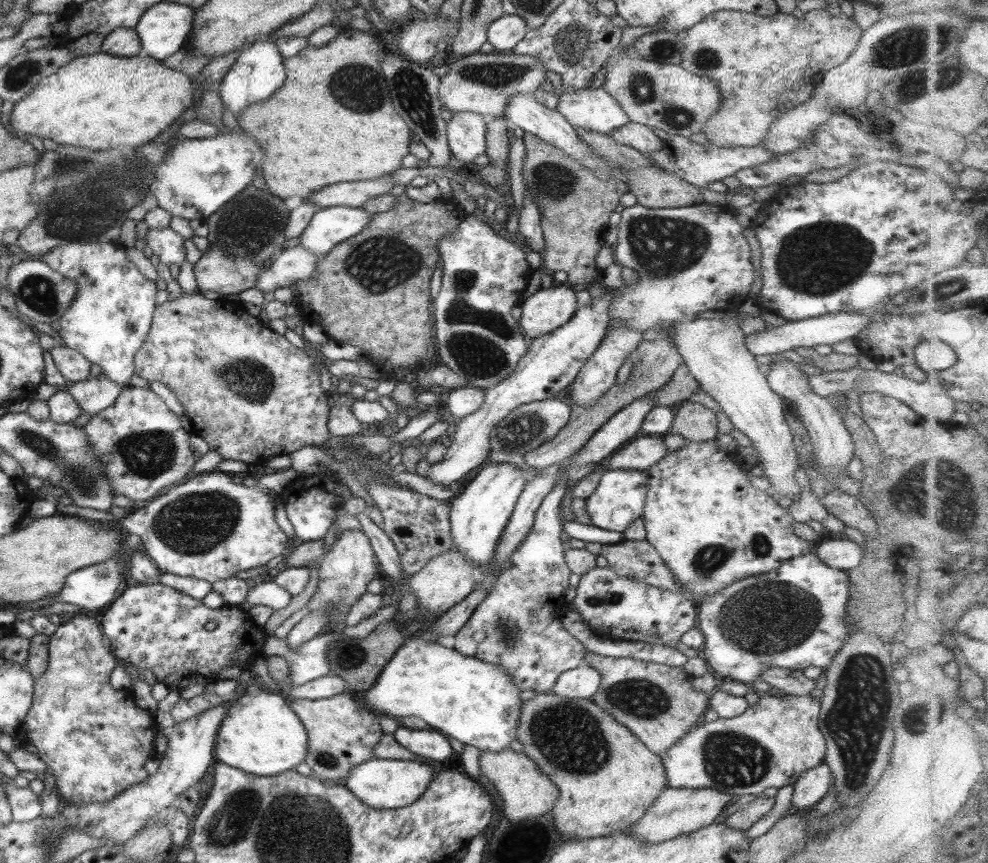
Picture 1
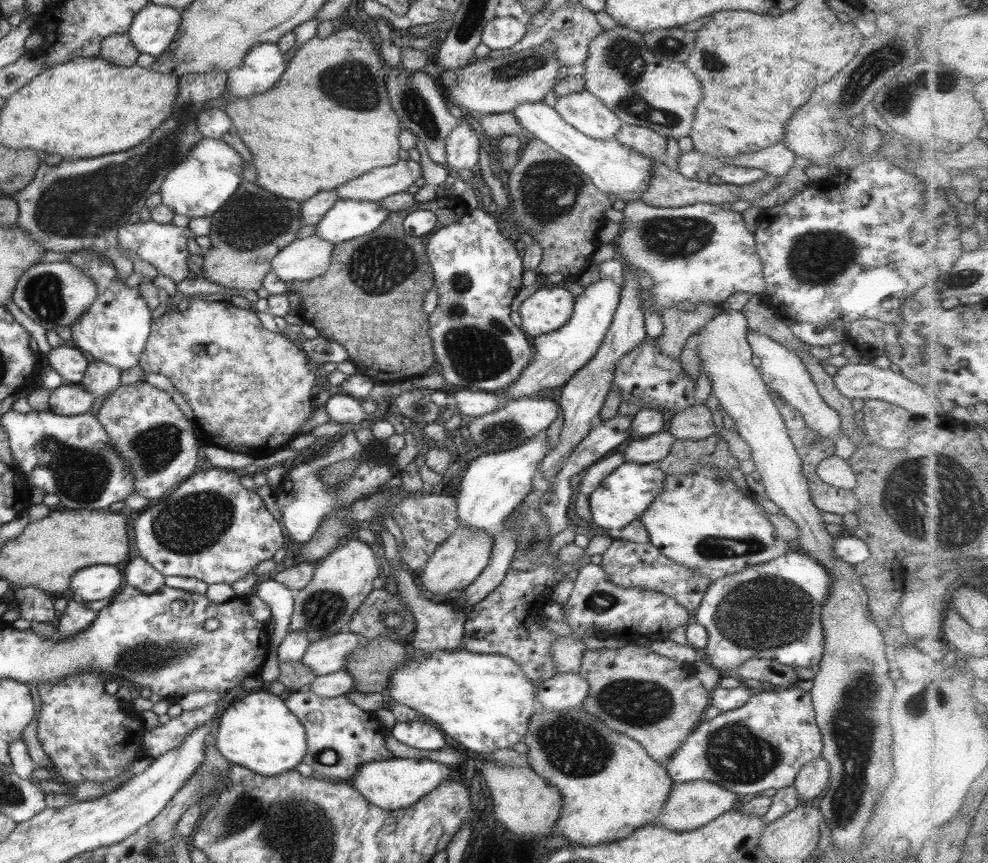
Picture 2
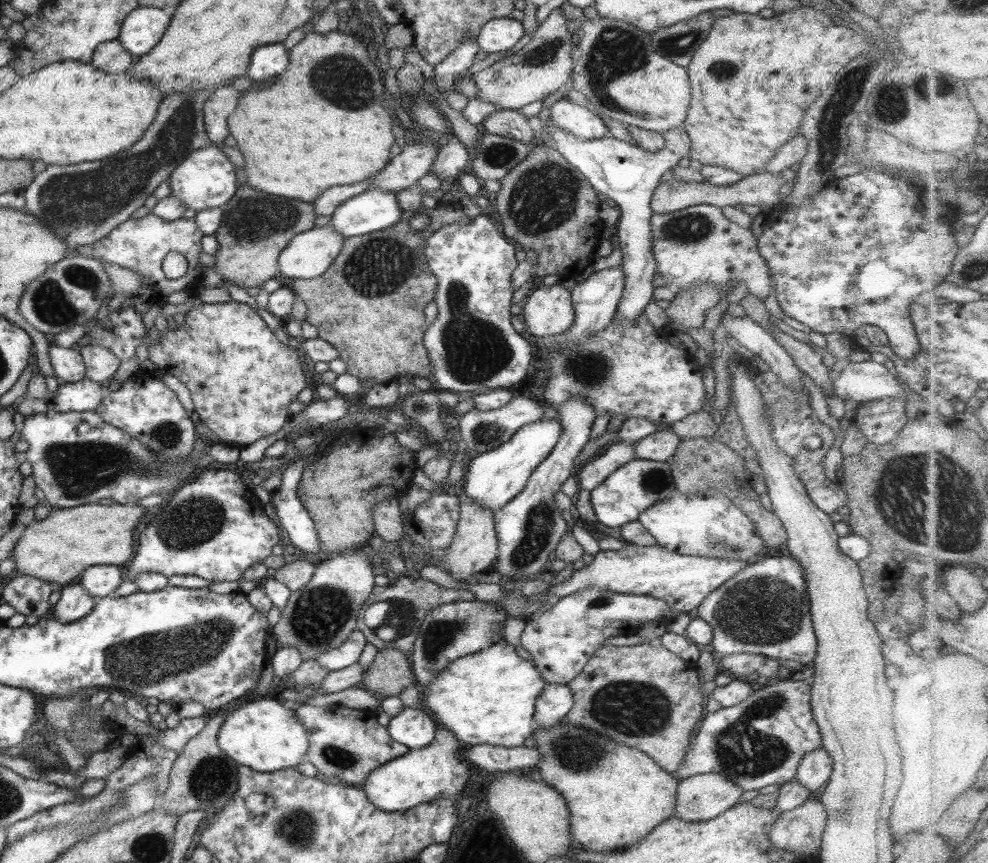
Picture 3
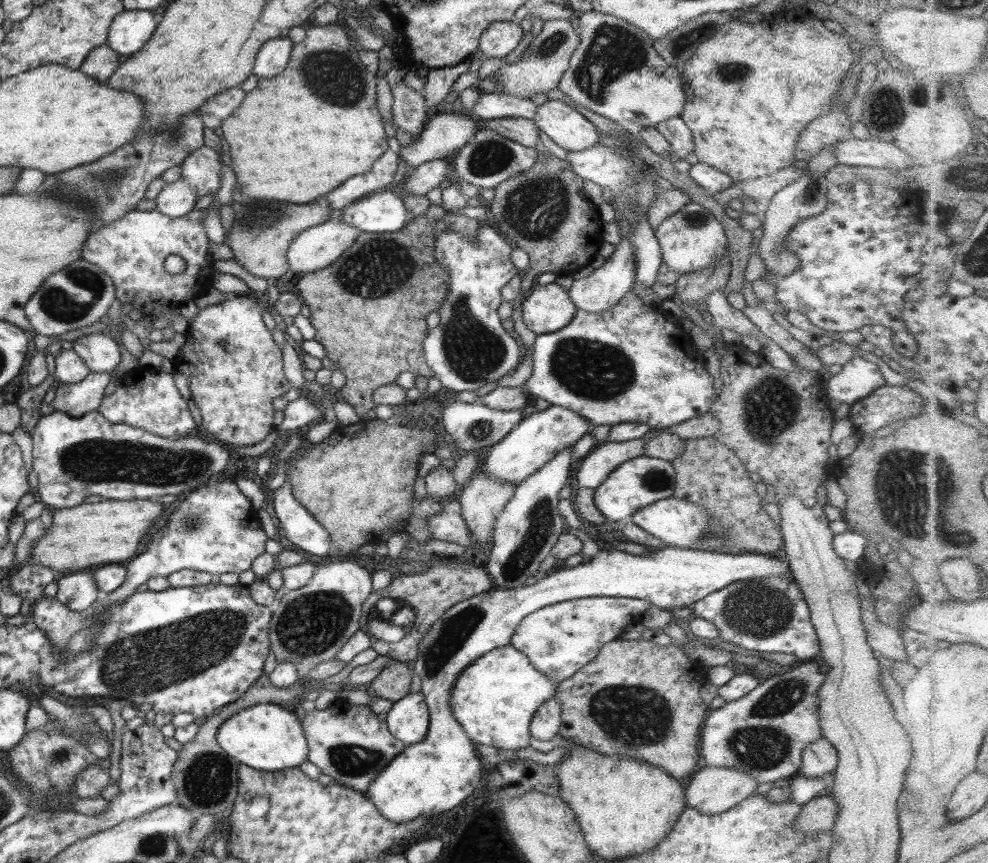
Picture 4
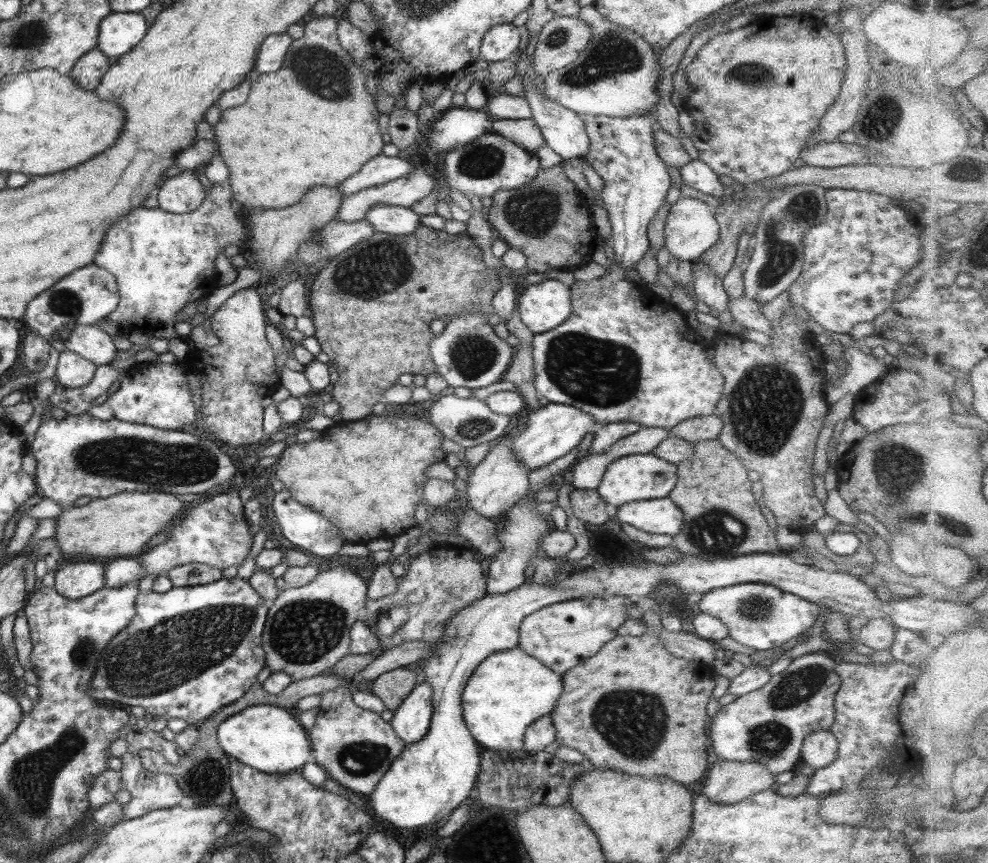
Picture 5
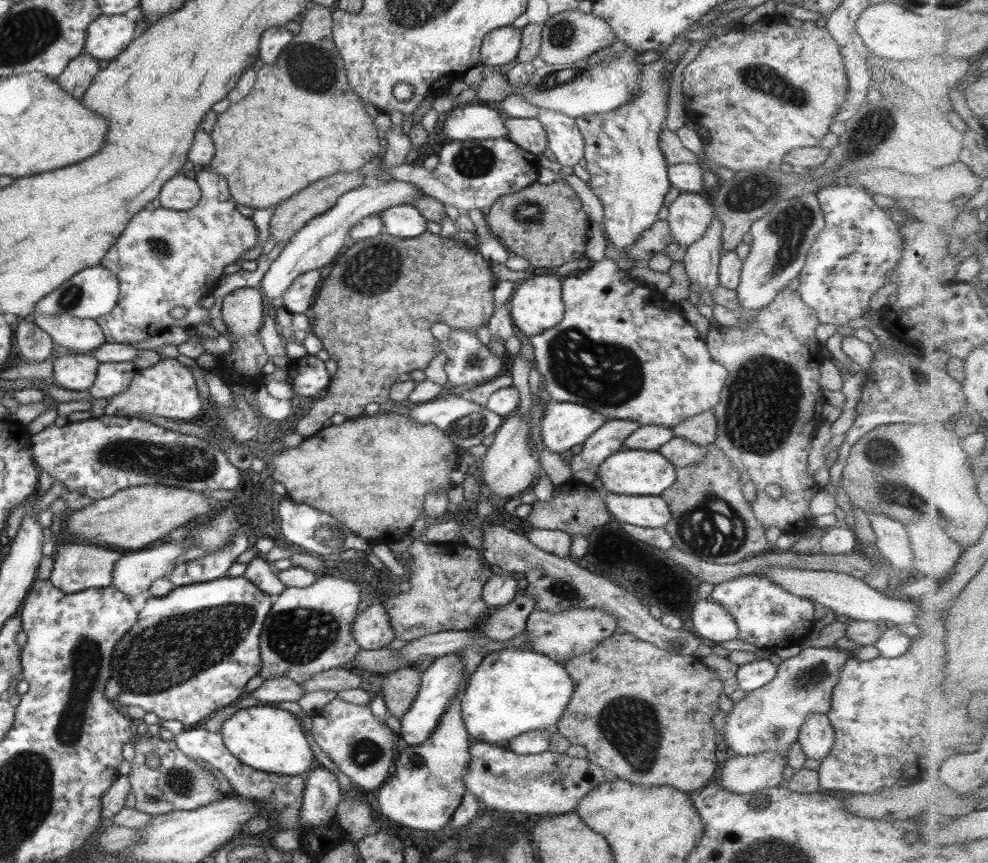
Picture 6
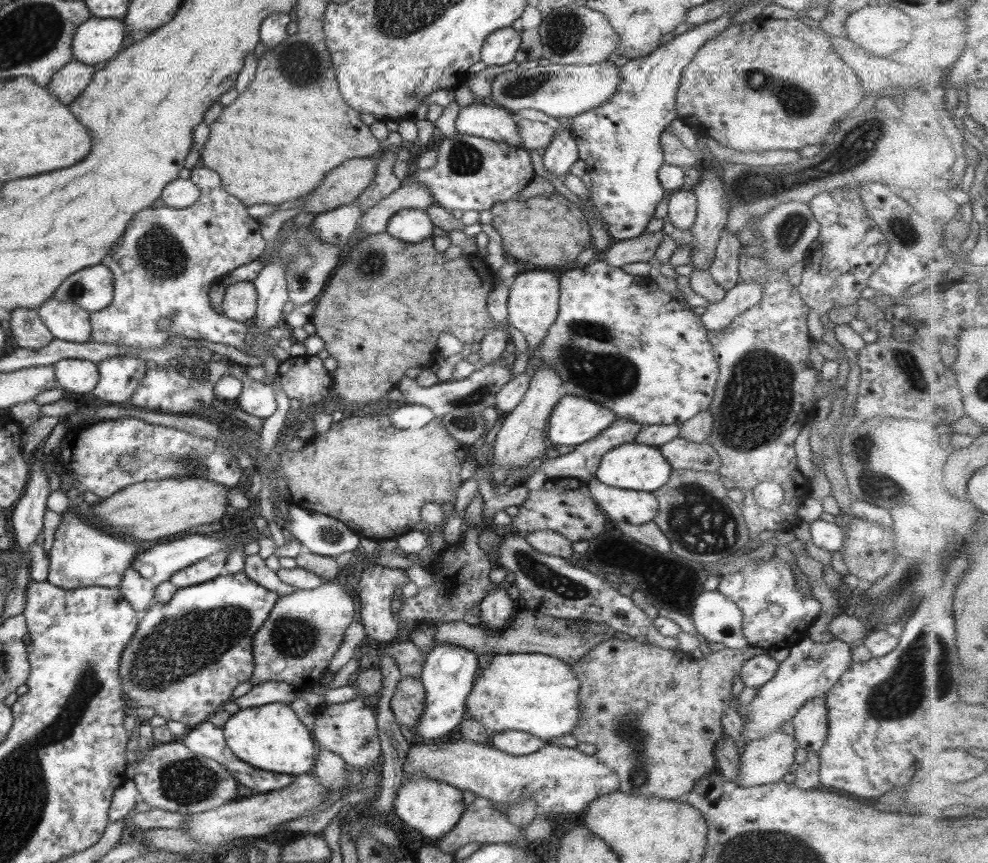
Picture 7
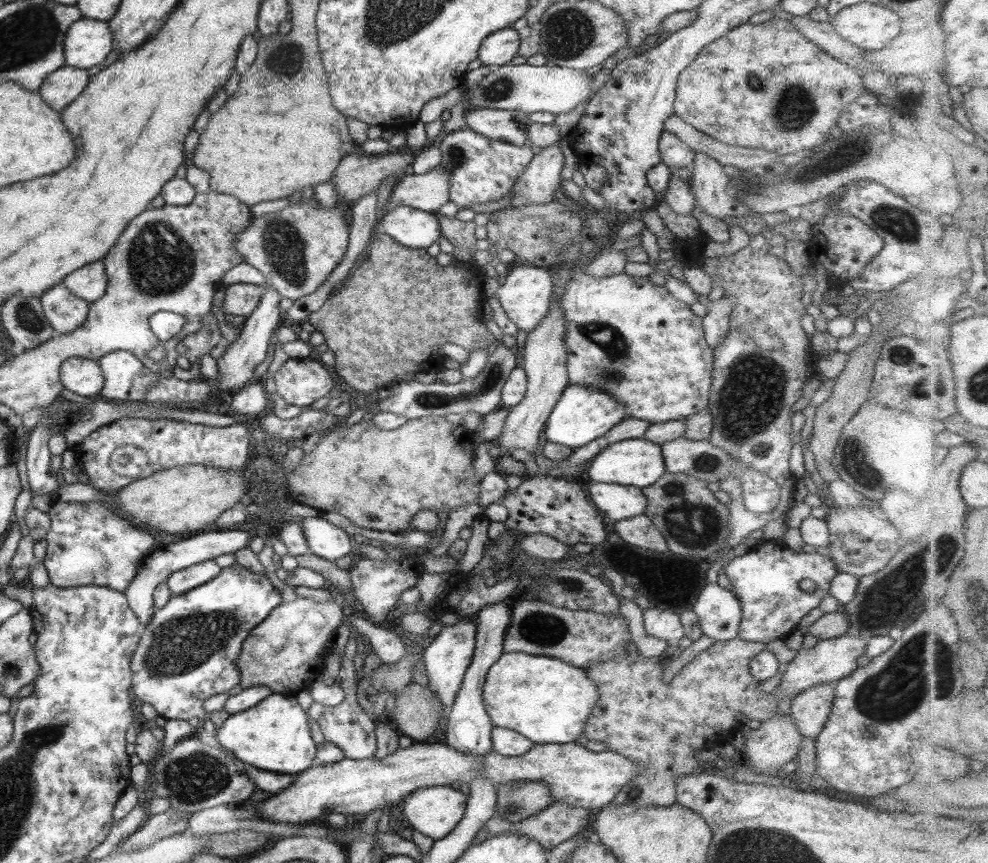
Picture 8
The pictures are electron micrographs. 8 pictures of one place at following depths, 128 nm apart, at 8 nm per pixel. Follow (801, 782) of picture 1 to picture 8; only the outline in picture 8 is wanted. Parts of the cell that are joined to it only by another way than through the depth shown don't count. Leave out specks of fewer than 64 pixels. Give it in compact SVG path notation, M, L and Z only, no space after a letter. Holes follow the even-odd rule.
M821 682L819 686L801 690L790 701L789 716L802 738L815 738L831 710L834 683Z

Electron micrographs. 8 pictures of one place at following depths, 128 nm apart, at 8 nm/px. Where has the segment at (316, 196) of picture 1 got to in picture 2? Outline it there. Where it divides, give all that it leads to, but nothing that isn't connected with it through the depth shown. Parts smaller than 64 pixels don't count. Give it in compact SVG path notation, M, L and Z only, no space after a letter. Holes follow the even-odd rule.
M411 158L398 159L393 166L372 168L345 182L345 186L337 186L335 196L343 200L365 200L379 202L382 198L406 191L417 178L421 177L419 162Z

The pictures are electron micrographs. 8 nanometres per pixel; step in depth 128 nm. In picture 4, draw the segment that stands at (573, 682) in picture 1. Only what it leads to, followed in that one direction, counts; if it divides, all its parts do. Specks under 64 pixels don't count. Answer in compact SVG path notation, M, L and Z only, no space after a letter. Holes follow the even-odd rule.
M555 696L545 699L530 718L527 732L537 740L554 740L561 724L561 705Z

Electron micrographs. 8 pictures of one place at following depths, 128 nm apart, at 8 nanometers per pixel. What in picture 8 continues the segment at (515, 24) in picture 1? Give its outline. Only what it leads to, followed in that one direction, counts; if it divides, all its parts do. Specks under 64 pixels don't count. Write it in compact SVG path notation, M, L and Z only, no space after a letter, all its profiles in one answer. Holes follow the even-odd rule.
M510 27L486 36L477 50L480 64L490 68L507 65L517 54L520 37L521 33Z

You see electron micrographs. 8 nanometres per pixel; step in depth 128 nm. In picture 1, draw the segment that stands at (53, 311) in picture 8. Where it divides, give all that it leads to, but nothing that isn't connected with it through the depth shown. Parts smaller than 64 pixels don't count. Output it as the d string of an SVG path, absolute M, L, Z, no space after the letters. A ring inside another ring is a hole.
M101 374L95 378L90 376L79 382L67 384L65 391L72 397L83 414L101 413L107 406L112 406L122 388Z

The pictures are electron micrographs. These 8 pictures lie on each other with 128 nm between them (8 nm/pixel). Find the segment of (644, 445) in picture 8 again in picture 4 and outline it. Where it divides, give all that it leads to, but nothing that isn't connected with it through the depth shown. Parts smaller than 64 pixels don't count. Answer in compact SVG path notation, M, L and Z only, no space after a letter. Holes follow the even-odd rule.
M647 456L623 462L611 472L605 481L594 488L593 502L597 510L611 522L621 524L626 521L635 510L643 506L649 506L652 502L657 502L663 498L672 496L675 484L675 472L669 461Z

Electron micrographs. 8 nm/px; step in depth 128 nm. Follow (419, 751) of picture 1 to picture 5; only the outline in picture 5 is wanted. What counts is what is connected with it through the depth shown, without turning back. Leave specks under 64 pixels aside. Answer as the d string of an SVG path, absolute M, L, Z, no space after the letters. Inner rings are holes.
M423 680L413 687L401 705L393 711L388 723L404 743L417 742L425 736L433 713L431 693L429 682Z

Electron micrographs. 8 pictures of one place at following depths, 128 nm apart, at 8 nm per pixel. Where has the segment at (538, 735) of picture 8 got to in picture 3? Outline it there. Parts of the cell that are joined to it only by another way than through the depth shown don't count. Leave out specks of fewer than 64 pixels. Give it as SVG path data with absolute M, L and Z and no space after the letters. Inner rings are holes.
M501 640L476 653L453 660L445 669L437 671L429 683L423 686L415 685L419 691L419 703L427 710L435 723L443 724L461 744L467 747L489 744L489 746L513 748L521 746L523 740L531 736L537 727L533 719L534 702L545 682L531 661L518 656L511 644Z

